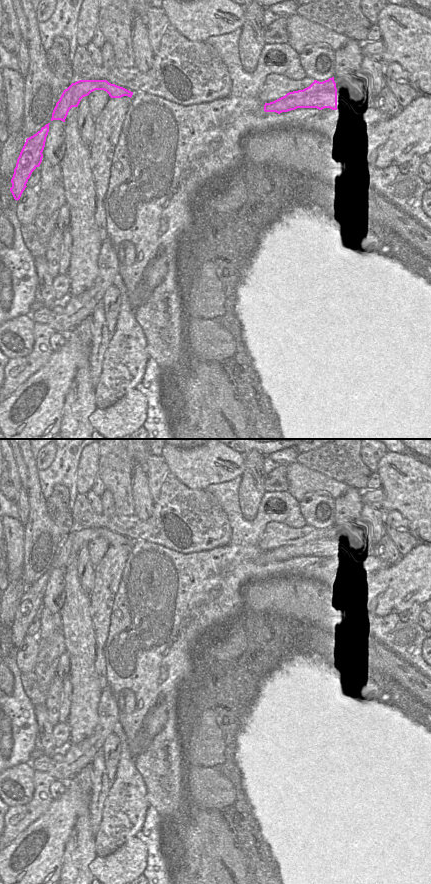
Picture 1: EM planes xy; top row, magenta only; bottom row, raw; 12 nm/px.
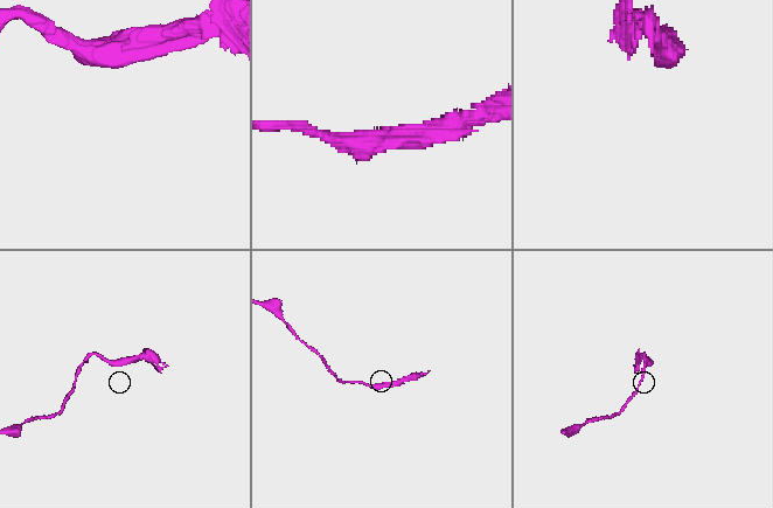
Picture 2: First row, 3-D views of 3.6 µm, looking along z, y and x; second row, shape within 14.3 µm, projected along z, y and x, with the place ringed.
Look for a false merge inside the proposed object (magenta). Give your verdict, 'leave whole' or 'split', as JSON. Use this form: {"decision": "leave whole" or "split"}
{"decision": "split"}

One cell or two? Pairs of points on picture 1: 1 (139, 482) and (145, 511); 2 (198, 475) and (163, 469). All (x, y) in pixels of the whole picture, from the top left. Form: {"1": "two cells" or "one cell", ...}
{"1": "one cell", "2": "two cells"}

